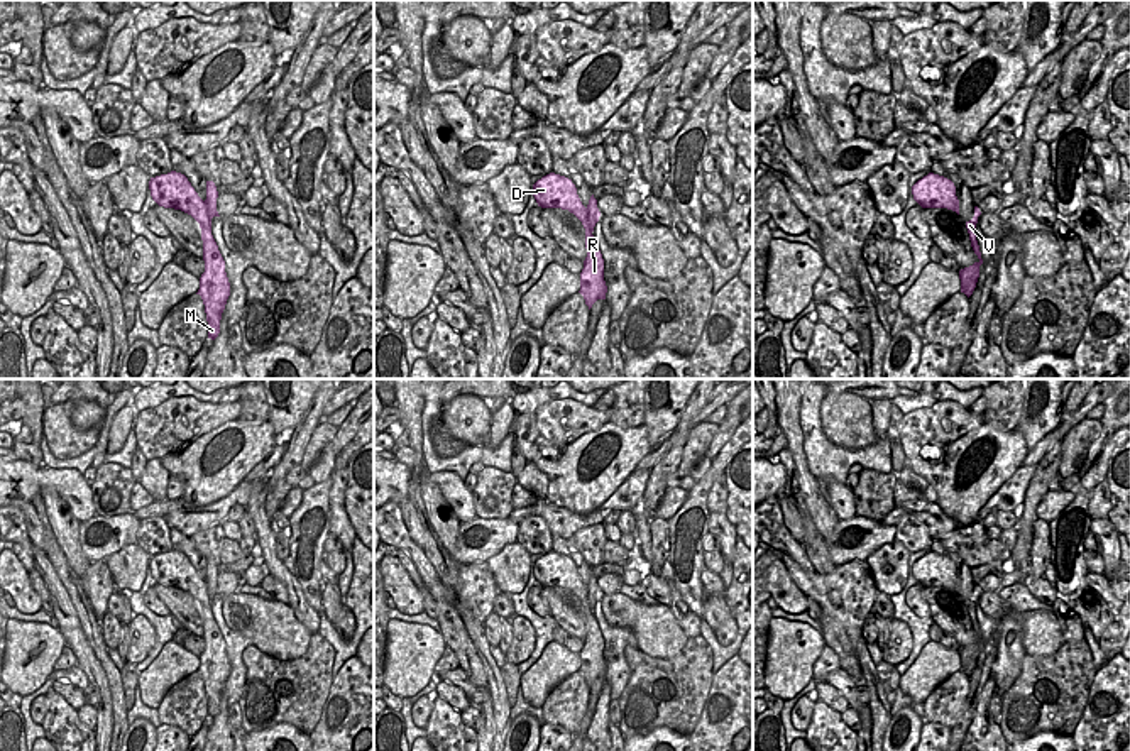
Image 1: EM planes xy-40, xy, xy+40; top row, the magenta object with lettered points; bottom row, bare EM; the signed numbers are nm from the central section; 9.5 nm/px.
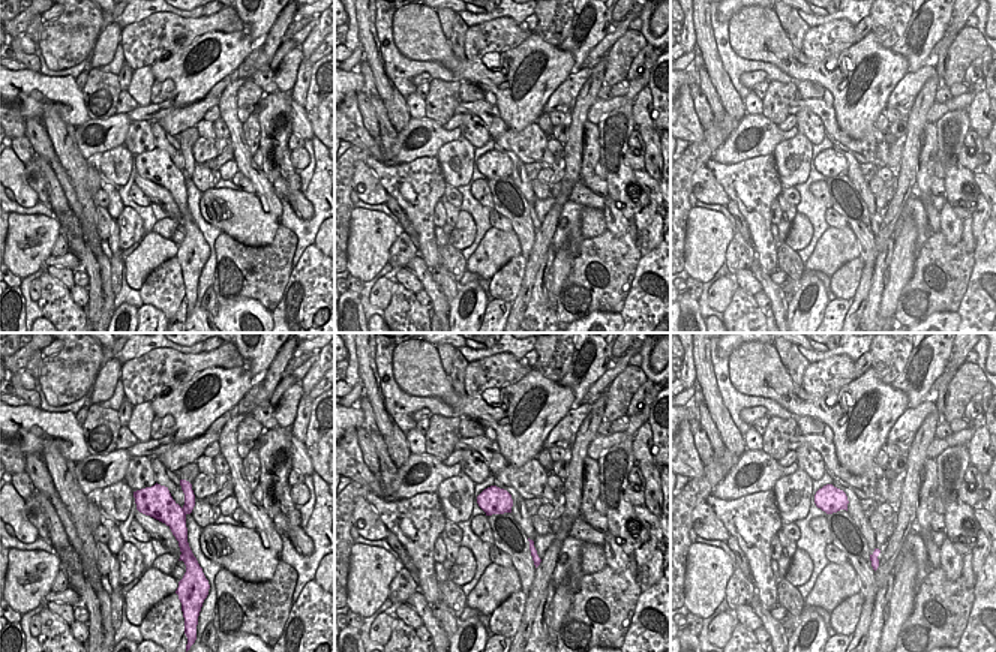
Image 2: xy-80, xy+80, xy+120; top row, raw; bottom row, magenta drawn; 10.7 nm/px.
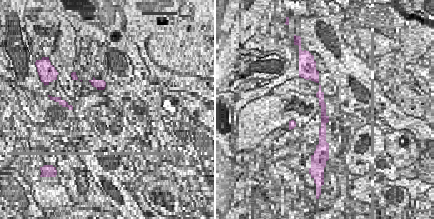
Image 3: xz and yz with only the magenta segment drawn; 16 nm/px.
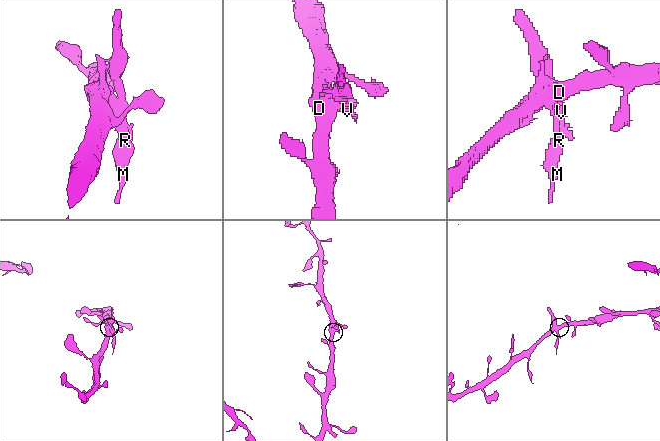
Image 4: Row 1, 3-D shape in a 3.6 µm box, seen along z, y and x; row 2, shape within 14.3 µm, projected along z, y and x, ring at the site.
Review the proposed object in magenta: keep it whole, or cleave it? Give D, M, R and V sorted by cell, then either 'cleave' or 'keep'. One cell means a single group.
groups D / M R V; cleave

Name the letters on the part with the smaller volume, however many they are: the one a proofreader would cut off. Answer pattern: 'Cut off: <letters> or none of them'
Cut off: M, R, V

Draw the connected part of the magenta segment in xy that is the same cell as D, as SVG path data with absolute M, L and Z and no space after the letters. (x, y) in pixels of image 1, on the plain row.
M550 551L533 563L533 575L541 587L562 587L573 592L585 607L585 622L590 622L594 614L589 602L589 587L582 584L572 558Z

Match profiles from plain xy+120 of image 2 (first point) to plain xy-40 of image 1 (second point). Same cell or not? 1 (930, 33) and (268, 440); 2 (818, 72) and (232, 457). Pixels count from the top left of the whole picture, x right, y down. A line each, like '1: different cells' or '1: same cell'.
1: different cells
2: same cell

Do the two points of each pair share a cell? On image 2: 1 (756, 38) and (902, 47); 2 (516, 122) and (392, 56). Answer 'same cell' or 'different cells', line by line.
1: different cells
2: different cells

